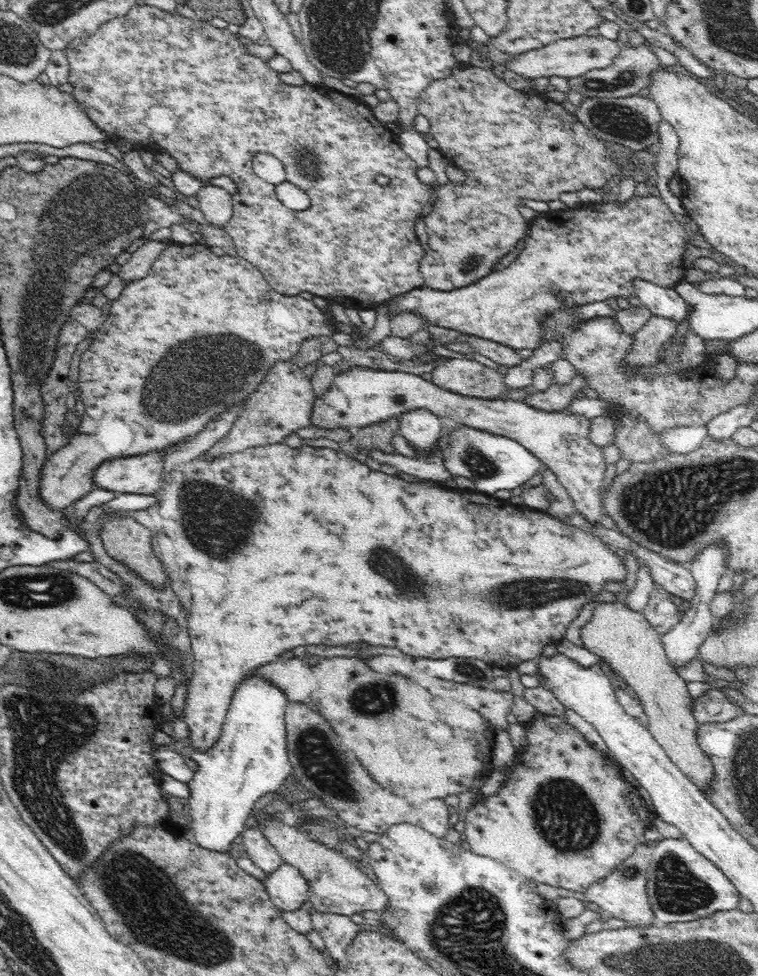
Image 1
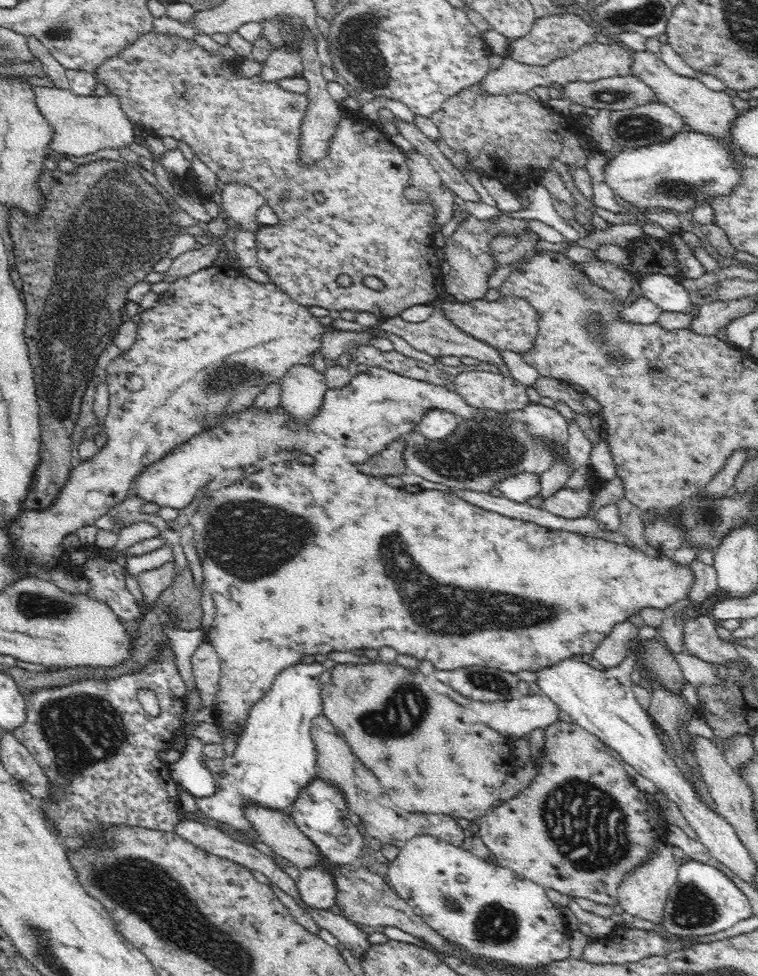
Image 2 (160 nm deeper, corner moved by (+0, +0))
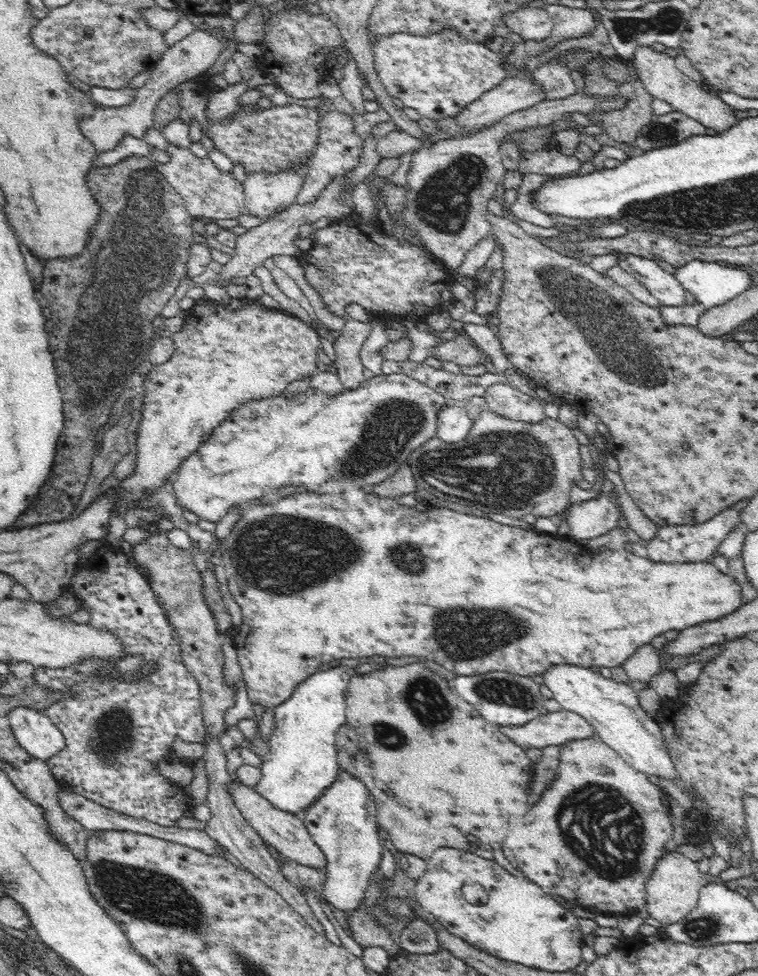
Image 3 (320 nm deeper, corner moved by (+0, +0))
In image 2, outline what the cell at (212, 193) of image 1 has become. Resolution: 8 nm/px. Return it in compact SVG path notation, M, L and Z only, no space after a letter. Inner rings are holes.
M243 182L225 184L221 191L222 206L228 217L244 227L256 224L256 212L260 205L265 205L265 196L256 190L252 190Z

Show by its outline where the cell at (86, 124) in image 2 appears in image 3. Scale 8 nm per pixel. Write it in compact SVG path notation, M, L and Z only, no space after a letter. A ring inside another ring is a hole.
M192 30L174 47L167 47L162 58L151 68L152 76L150 76L148 84L139 88L139 93L132 104L121 107L100 106L92 116L82 120L84 124L80 126L80 130L84 132L84 136L87 136L88 140L94 142L94 146L98 148L99 152L104 153L116 148L126 134L143 138L146 131L153 128L154 110L165 94L176 84L192 80L192 78L196 78L196 75L208 71L223 51L221 47L222 45L218 44L212 33L207 33L206 30Z

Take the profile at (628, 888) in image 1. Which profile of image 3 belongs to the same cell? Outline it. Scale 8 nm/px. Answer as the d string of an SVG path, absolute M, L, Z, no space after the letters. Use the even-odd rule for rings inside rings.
M678 851L665 854L658 859L651 878L646 882L648 891L648 908L650 916L663 922L663 924L674 924L687 917L688 912L695 909L700 900L700 888L704 887L709 880L708 874L703 874L696 863Z

